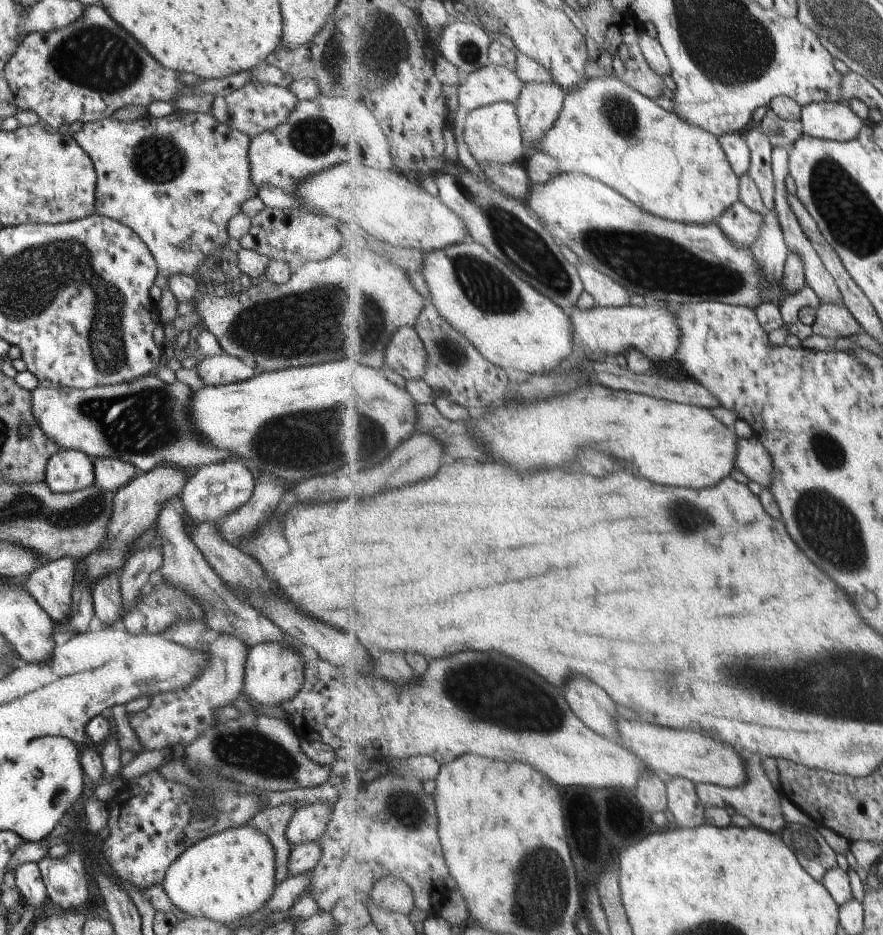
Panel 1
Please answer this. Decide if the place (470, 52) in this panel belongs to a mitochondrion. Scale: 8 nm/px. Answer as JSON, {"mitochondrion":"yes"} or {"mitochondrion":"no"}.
{"mitochondrion":"yes"}

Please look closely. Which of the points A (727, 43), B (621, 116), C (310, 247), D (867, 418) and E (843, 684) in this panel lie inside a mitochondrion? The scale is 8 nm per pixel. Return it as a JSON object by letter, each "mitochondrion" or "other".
{"A":"mitochondrion","B":"mitochondrion","C":"other","D":"other","E":"mitochondrion"}

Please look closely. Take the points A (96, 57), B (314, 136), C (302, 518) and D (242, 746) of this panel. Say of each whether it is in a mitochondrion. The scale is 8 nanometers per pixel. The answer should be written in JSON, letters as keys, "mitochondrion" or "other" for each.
{"A":"mitochondrion","B":"mitochondrion","C":"other","D":"mitochondrion"}

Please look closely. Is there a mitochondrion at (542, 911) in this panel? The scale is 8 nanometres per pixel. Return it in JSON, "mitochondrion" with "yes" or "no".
{"mitochondrion":"yes"}

